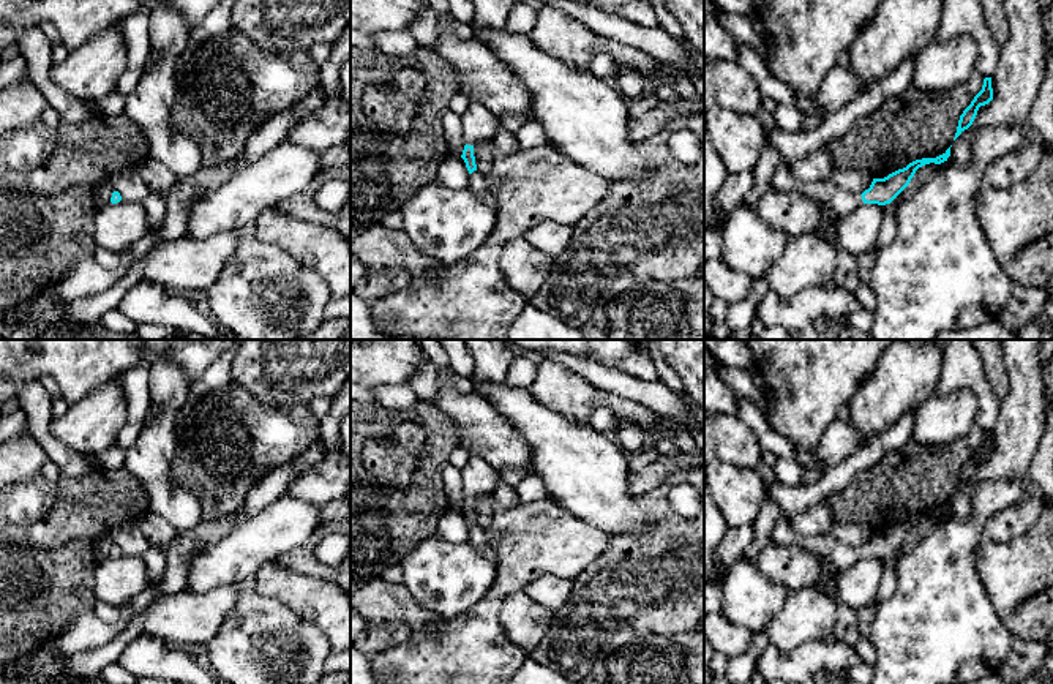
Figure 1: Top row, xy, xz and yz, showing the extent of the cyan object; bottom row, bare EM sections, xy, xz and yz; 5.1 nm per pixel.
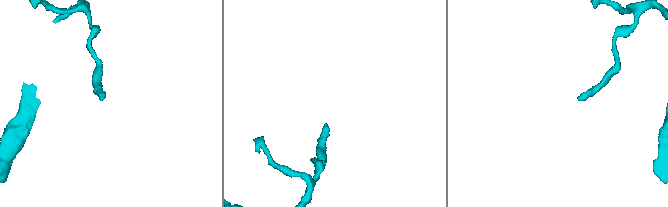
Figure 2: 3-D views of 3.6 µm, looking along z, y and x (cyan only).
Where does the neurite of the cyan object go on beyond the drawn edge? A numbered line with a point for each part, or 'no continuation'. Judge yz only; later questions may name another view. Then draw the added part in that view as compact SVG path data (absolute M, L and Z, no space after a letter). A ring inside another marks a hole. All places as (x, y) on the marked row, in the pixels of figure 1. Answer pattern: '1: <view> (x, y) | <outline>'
1: yz (842, 202) | M780 164L769 180L769 188L777 191L794 191L824 202L838 218L849 215L860 204L862 196L838 188L830 177L818 180L797 179L788 164Z

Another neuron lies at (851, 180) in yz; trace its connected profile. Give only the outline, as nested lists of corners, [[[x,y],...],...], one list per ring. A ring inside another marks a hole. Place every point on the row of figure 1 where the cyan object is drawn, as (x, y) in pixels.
[[[846,169],[846,171],[830,171],[830,180],[841,190],[862,194],[870,188],[873,179],[865,175],[860,171]]]

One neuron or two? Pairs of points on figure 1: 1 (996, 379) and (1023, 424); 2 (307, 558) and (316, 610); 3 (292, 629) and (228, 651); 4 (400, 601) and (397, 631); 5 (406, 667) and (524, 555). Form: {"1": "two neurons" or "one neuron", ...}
{"1": "two neurons", "2": "two neurons", "3": "one neuron", "4": "two neurons", "5": "one neuron"}

